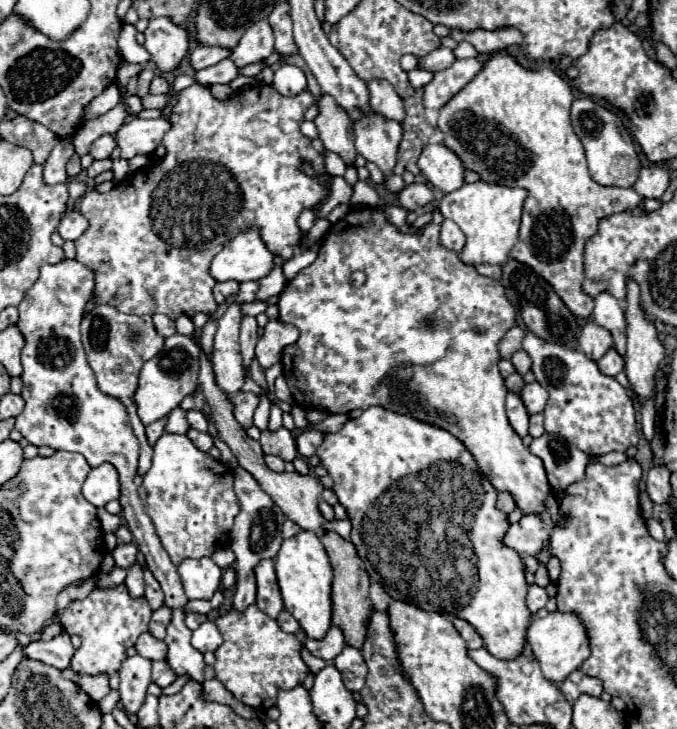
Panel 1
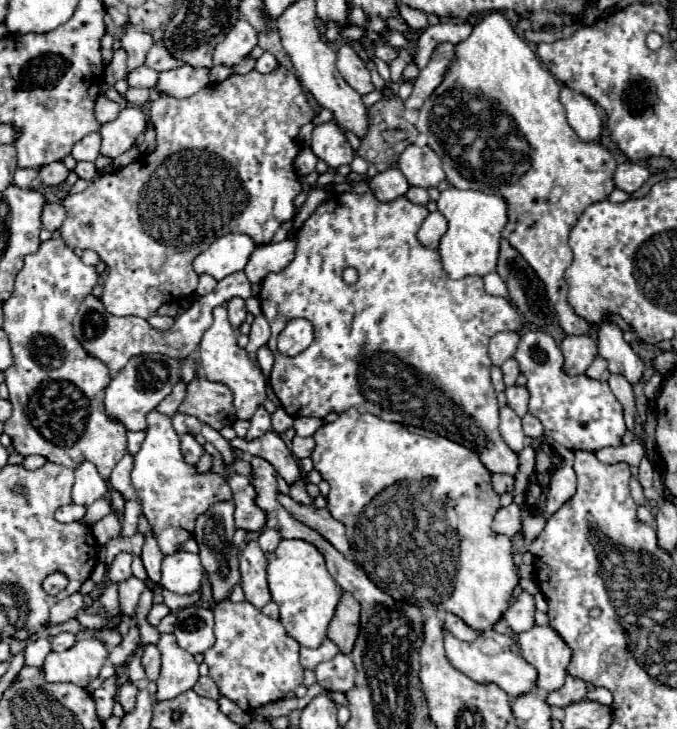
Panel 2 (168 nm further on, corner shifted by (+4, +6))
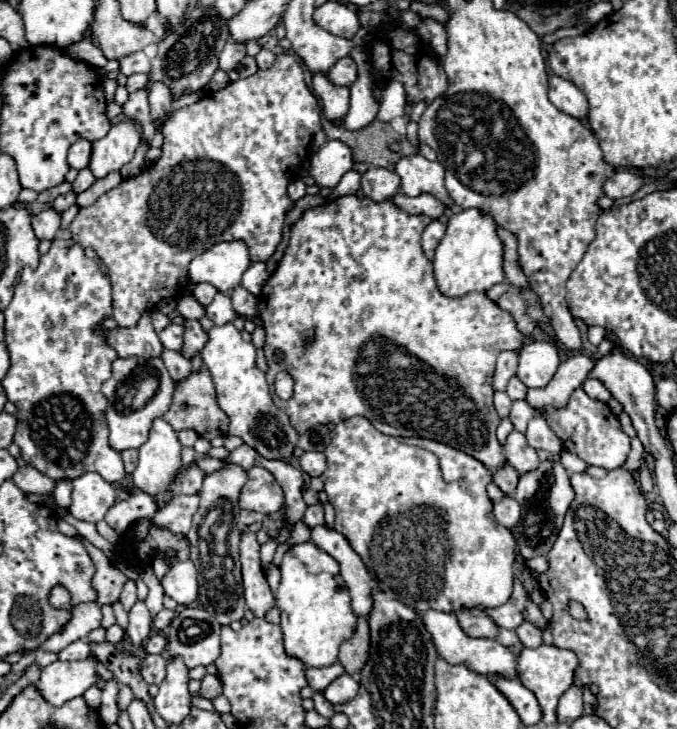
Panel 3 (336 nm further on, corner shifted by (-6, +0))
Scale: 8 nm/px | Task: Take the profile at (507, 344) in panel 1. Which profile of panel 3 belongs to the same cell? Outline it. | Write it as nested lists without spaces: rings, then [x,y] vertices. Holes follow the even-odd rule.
[[[516,350],[500,352],[500,356],[496,360],[496,370],[494,370],[494,390],[506,390],[508,380],[516,374],[516,366],[518,366]]]

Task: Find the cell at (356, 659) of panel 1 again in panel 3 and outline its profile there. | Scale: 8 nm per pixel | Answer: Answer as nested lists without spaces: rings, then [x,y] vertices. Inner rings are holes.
[[[350,674],[338,676],[330,686],[324,690],[324,698],[332,704],[340,704],[346,700],[352,700],[358,694],[358,682]]]

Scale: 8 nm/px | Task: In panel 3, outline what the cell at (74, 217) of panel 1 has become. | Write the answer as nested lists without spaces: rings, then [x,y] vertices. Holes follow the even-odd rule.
[[[54,208],[42,210],[32,218],[32,226],[40,240],[54,240],[58,230],[62,228],[62,214],[56,212]]]

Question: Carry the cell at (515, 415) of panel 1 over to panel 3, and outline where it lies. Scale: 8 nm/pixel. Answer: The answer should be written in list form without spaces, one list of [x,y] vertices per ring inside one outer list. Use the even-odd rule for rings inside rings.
[[[512,430],[504,444],[504,456],[510,466],[514,466],[520,474],[526,474],[534,468],[538,468],[540,458],[536,450],[526,442],[526,436],[518,430]]]

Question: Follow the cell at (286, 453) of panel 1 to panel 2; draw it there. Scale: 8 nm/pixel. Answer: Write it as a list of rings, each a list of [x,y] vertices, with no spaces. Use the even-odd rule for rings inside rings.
[[[266,432],[264,436],[256,438],[256,440],[250,440],[250,442],[244,440],[244,438],[232,438],[230,446],[246,452],[250,456],[260,456],[266,462],[270,462],[272,468],[276,470],[276,474],[282,480],[286,480],[288,486],[292,486],[302,476],[298,460],[292,456],[292,452],[282,442],[282,438],[276,436],[276,432]]]

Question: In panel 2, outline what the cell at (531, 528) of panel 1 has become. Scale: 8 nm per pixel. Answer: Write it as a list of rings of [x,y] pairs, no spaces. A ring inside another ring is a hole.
[[[516,504],[510,506],[502,506],[492,522],[492,530],[506,534],[506,536],[514,536],[520,532],[520,508]]]

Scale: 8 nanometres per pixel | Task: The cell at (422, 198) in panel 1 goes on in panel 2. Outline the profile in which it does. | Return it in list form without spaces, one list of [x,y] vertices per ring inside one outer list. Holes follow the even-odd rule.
[[[388,168],[386,172],[378,172],[372,178],[366,178],[370,192],[380,200],[380,202],[388,202],[388,200],[396,200],[400,198],[406,190],[408,190],[408,182],[404,180],[404,174],[398,168]]]

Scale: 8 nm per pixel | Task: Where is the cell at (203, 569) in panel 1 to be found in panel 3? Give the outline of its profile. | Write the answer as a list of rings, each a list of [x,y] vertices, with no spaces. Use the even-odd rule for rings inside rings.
[[[184,560],[174,564],[162,578],[162,586],[166,596],[174,598],[178,604],[192,604],[198,598],[198,572],[194,570],[194,562]]]

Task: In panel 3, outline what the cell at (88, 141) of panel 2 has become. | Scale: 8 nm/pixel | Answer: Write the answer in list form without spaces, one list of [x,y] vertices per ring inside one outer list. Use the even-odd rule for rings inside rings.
[[[78,140],[68,152],[68,164],[74,166],[76,170],[86,168],[88,162],[90,162],[90,150],[92,150],[92,142],[90,140]]]

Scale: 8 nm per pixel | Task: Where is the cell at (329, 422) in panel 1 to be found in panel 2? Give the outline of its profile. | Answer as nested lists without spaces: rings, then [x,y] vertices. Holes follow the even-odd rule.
[[[296,418],[292,428],[294,428],[296,436],[312,436],[322,424],[324,424],[324,420],[320,420],[320,418]]]

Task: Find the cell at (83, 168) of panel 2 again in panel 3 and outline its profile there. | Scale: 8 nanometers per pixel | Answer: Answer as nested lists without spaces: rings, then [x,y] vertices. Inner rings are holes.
[[[82,168],[82,170],[80,170],[80,174],[78,174],[78,178],[72,182],[72,186],[74,186],[74,190],[76,190],[76,192],[84,192],[84,190],[88,190],[94,182],[96,182],[94,174],[90,174],[90,170],[88,170],[88,168]]]

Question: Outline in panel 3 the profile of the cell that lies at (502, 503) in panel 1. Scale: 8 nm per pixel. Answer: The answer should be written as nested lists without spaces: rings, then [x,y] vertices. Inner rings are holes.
[[[504,464],[500,470],[496,470],[494,474],[494,484],[502,490],[502,492],[506,492],[506,494],[512,494],[514,490],[516,490],[516,484],[518,484],[518,478],[520,478],[520,474],[510,466],[510,464]]]

